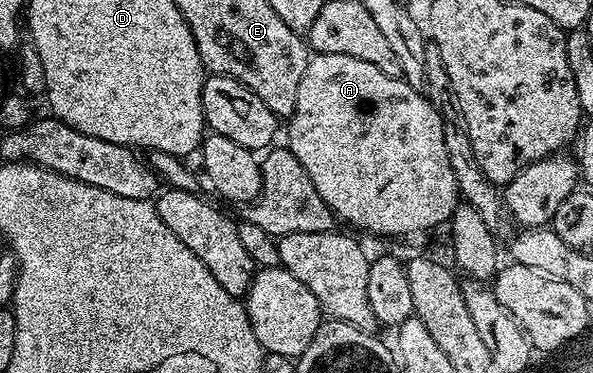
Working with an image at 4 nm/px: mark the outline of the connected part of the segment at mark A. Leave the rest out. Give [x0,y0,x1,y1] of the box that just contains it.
[286,53,461,238]

